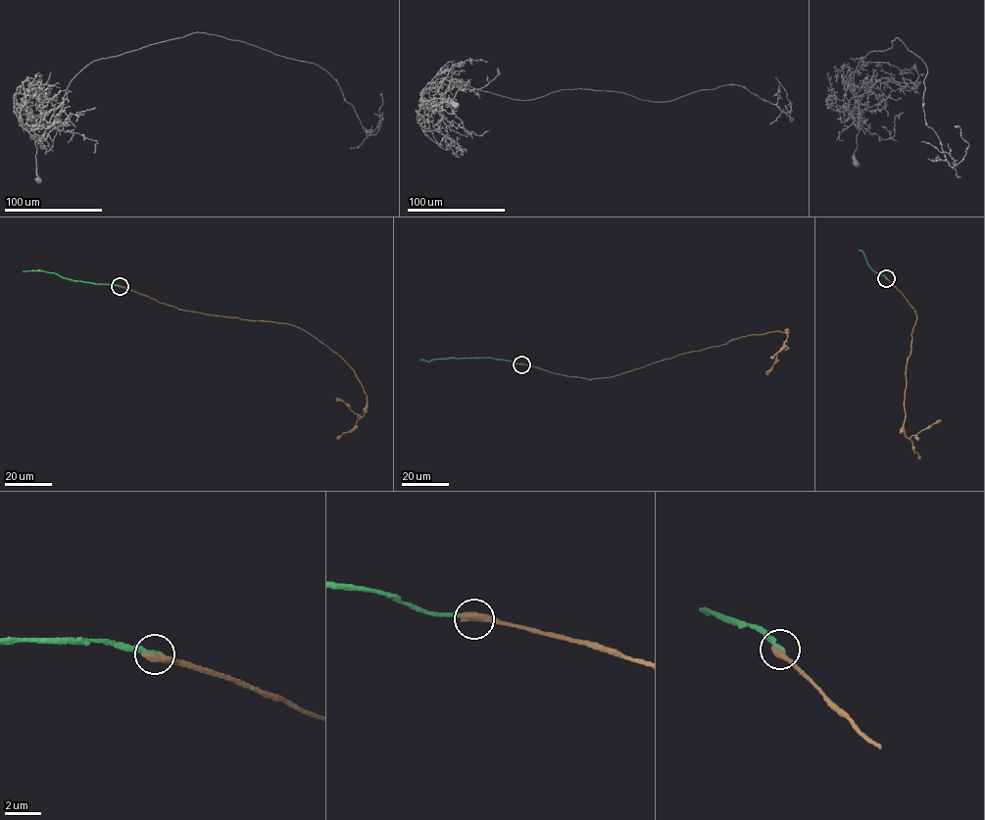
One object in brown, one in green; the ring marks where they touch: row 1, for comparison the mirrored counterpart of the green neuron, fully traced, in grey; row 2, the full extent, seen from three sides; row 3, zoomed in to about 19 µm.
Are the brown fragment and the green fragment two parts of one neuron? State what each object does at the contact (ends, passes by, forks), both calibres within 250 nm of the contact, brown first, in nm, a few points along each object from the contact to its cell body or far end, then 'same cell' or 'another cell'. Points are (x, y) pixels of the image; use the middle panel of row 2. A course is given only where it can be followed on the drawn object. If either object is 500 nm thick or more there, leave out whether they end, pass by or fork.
calibres 550 and 240 nm; course brown (521, 363), (571, 376), (610, 377), (734, 339), (788, 332), (766, 374); course green (521, 363), (487, 358), (419, 360); another cell

